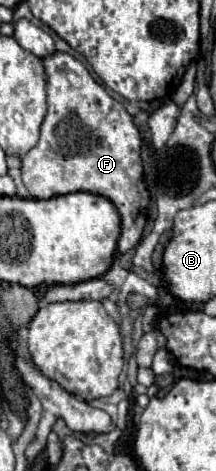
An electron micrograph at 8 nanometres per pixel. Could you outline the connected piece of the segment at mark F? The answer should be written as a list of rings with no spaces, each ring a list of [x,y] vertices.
[[[56,51],[52,55],[46,55],[42,59],[42,65],[46,71],[48,115],[42,123],[38,145],[22,157],[22,181],[34,199],[50,199],[56,195],[76,191],[88,191],[110,199],[122,217],[122,235],[118,239],[118,251],[126,253],[132,247],[136,247],[142,237],[144,223],[140,223],[138,219],[146,215],[150,203],[150,195],[142,177],[140,133],[132,123],[132,117],[126,113],[126,109],[118,101],[114,101],[100,83],[92,79],[84,63],[80,63],[68,53]]]

